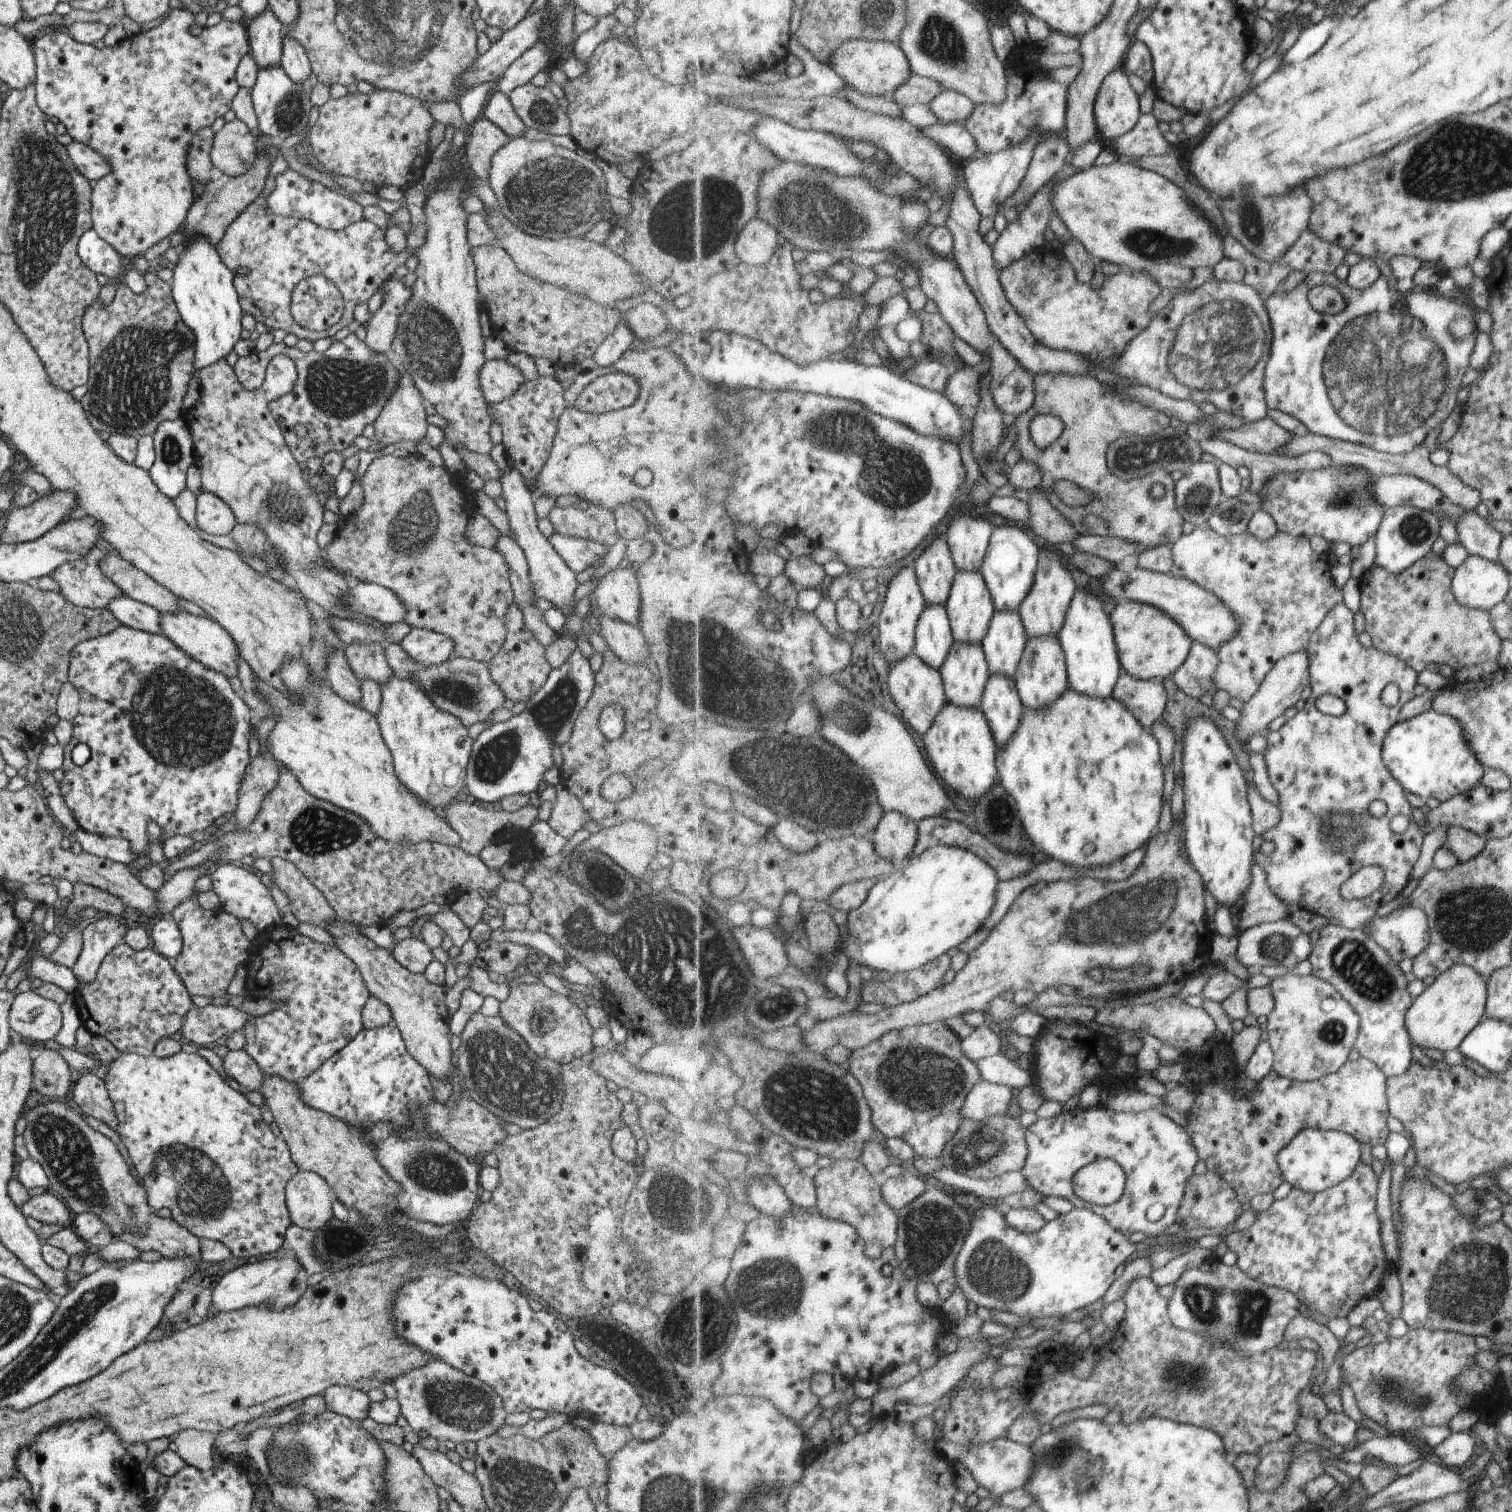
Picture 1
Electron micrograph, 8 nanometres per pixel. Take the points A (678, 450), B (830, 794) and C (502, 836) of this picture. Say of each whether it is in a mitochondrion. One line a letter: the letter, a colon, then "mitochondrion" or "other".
A: mitochondrion
B: mitochondrion
C: other

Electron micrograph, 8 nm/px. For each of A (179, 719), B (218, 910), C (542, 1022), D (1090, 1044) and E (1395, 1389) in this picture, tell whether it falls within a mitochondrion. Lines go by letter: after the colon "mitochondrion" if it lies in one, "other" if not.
A: mitochondrion
B: other
C: mitochondrion
D: other
E: mitochondrion

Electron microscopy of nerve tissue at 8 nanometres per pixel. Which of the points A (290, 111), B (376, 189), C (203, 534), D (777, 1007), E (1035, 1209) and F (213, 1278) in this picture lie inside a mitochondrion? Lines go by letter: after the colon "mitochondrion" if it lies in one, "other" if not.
A: mitochondrion
B: other
C: other
D: mitochondrion
E: other
F: other

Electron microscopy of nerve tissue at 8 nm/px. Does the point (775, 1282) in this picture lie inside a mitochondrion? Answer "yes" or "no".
yes

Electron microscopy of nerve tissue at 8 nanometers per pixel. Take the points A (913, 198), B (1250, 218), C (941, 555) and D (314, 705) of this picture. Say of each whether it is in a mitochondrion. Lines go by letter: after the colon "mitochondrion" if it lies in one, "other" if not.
A: other
B: mitochondrion
C: other
D: mitochondrion

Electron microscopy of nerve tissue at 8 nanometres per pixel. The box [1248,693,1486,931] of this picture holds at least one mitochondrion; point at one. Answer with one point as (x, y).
(1340, 834)

